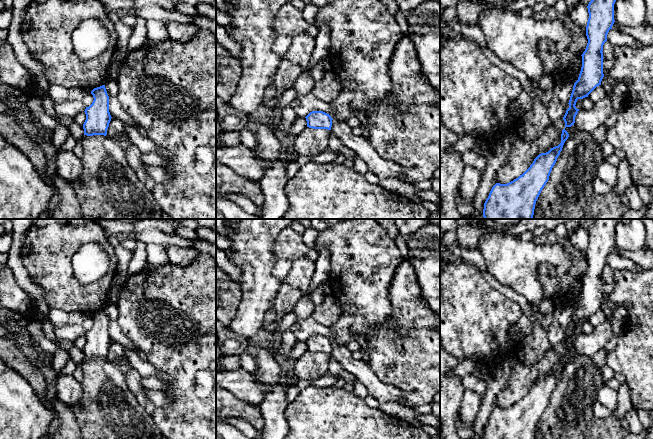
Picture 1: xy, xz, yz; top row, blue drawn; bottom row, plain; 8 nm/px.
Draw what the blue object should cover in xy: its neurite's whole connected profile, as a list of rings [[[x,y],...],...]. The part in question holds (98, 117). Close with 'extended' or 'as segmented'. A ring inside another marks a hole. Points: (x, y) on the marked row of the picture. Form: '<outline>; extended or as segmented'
[[[105,85],[94,88],[91,91],[93,102],[89,107],[86,107],[86,120],[83,124],[84,135],[107,135],[107,129],[111,121],[109,112],[109,96]]]; as segmented

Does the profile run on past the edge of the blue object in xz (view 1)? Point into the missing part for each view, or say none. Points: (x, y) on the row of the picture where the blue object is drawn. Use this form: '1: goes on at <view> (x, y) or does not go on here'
1: does not go on here

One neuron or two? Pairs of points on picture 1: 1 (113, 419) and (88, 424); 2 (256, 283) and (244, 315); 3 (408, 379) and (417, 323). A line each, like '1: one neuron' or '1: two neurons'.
1: one neuron
2: one neuron
3: one neuron

